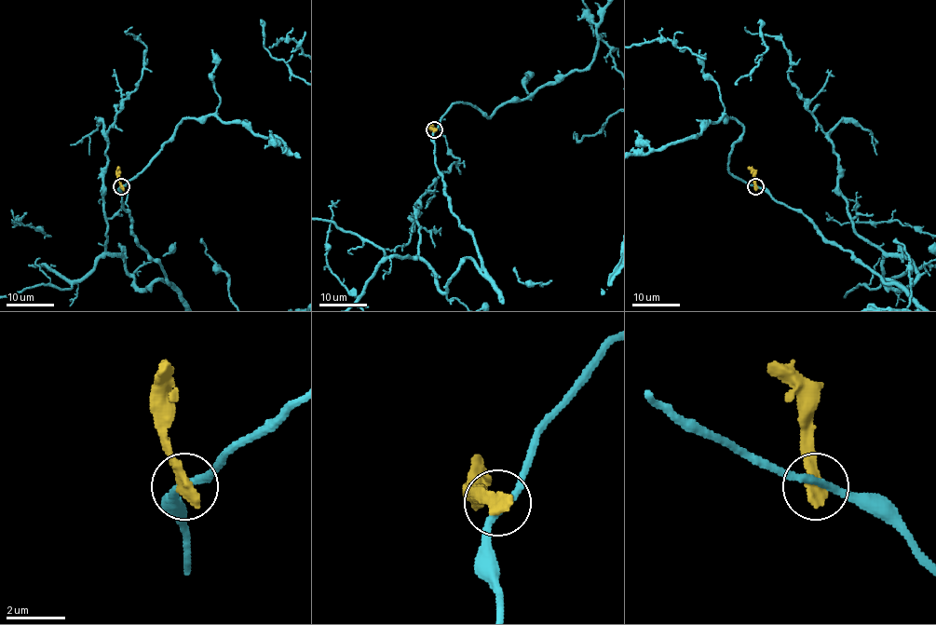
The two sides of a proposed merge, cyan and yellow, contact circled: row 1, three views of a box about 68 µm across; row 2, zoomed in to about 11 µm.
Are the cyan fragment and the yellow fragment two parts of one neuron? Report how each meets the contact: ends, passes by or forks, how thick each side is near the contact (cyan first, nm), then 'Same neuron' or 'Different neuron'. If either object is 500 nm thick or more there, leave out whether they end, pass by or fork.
At the ring cyan passes by. At the ring yellow ends. Thickness 240 nm (cyan) against 400 nm. Different neuron

